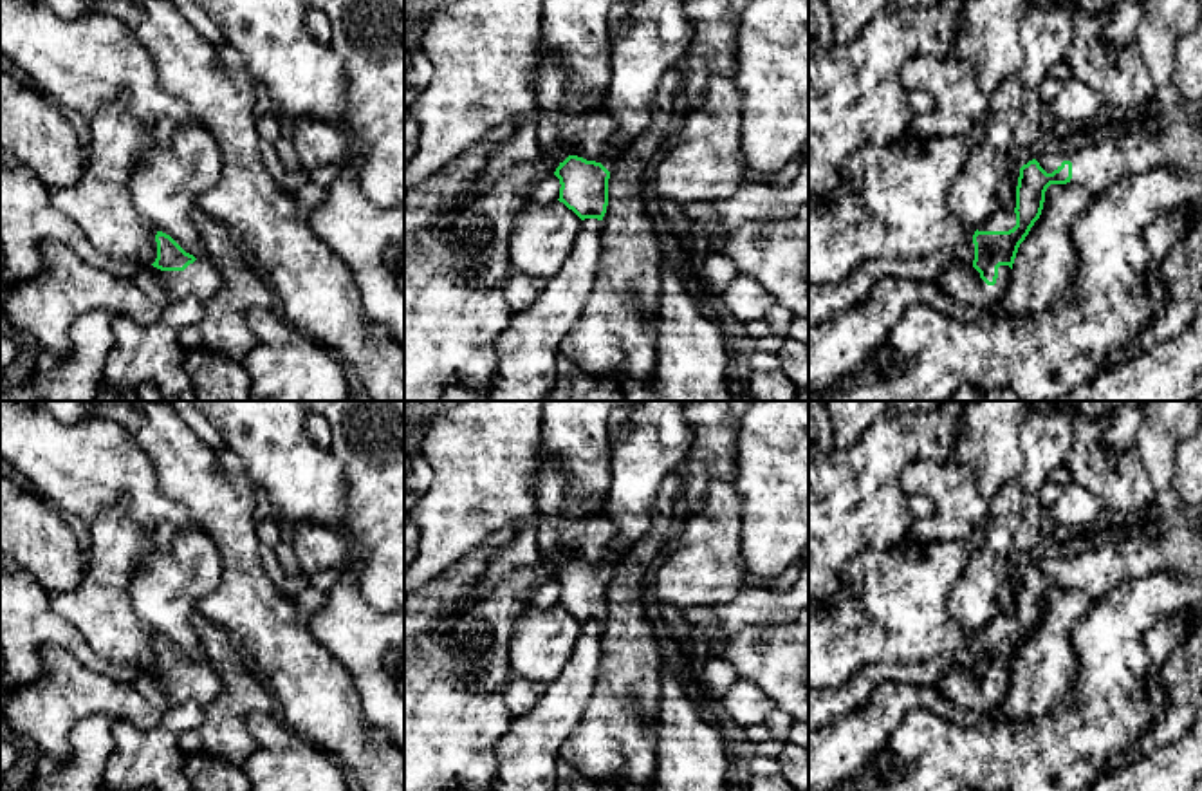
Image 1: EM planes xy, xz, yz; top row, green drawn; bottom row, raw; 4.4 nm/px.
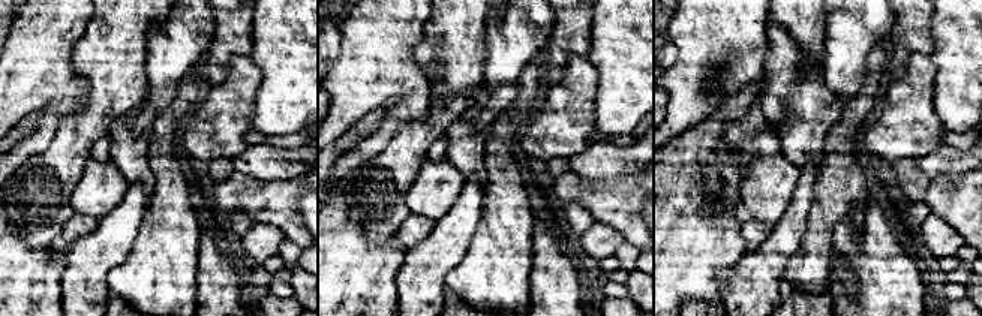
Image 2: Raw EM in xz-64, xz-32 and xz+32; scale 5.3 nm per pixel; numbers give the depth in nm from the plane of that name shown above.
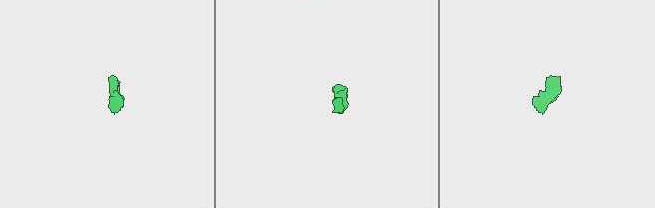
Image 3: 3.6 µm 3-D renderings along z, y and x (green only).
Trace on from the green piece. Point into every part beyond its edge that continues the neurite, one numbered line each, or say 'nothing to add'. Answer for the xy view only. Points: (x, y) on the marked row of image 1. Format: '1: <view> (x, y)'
1: xy (201, 279)

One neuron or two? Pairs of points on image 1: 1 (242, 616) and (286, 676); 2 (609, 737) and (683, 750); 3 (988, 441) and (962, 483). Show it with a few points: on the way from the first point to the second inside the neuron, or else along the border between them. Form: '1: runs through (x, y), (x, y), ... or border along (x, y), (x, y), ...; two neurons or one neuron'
1: runs through (257, 631), (286, 661); one neuron
2: border along (656, 701), (636, 712), (652, 726), (656, 772); two neurons
3: border along (952, 455), (971, 468), (977, 490), (991, 501); two neurons

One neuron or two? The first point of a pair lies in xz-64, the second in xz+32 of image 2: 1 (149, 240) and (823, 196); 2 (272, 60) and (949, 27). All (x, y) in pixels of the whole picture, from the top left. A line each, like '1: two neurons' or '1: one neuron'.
1: one neuron
2: one neuron

